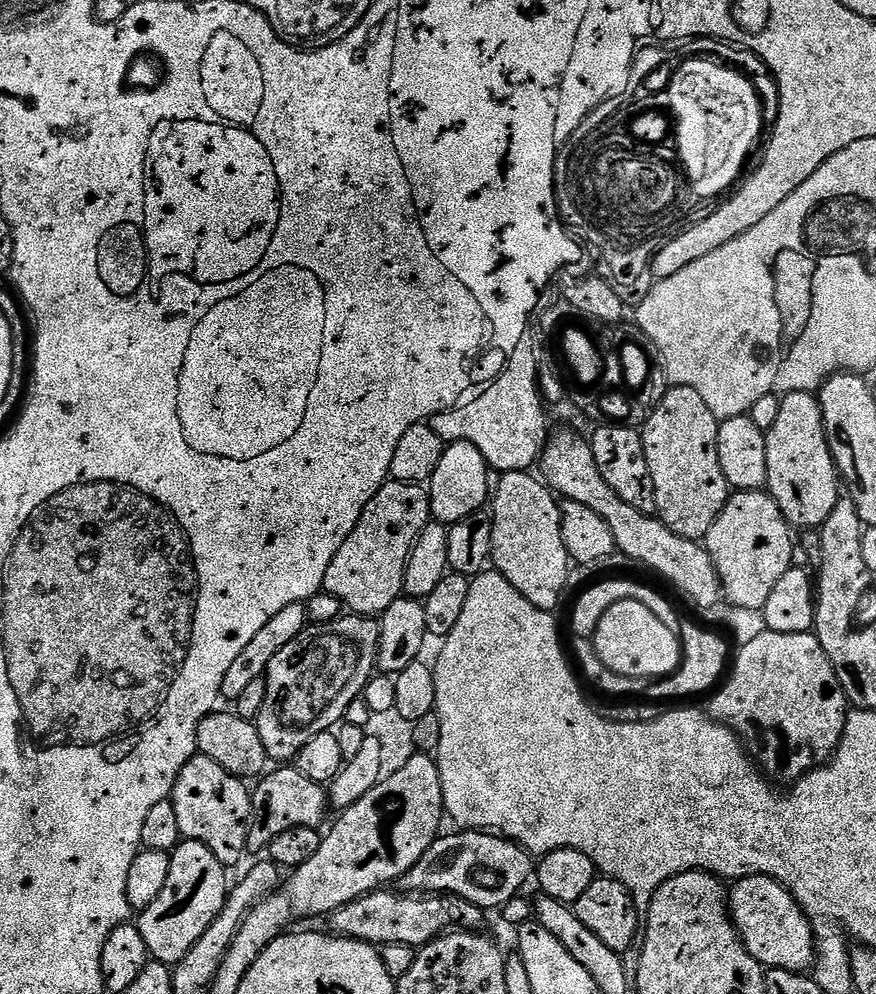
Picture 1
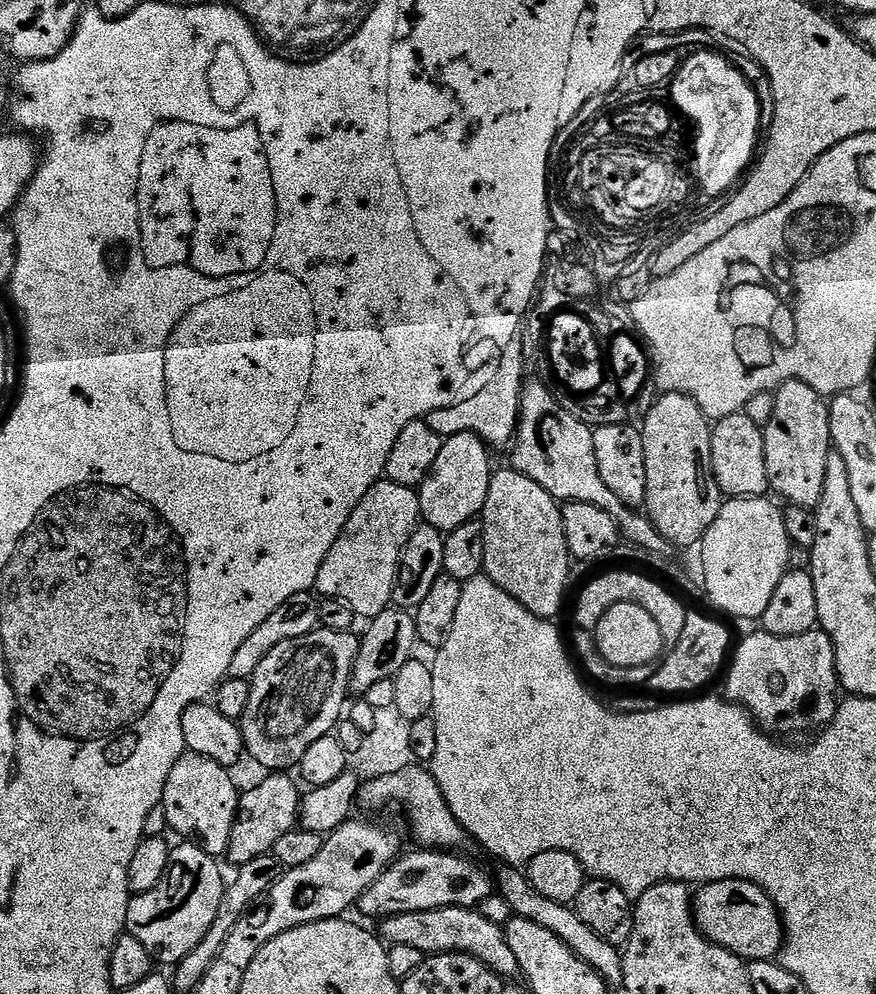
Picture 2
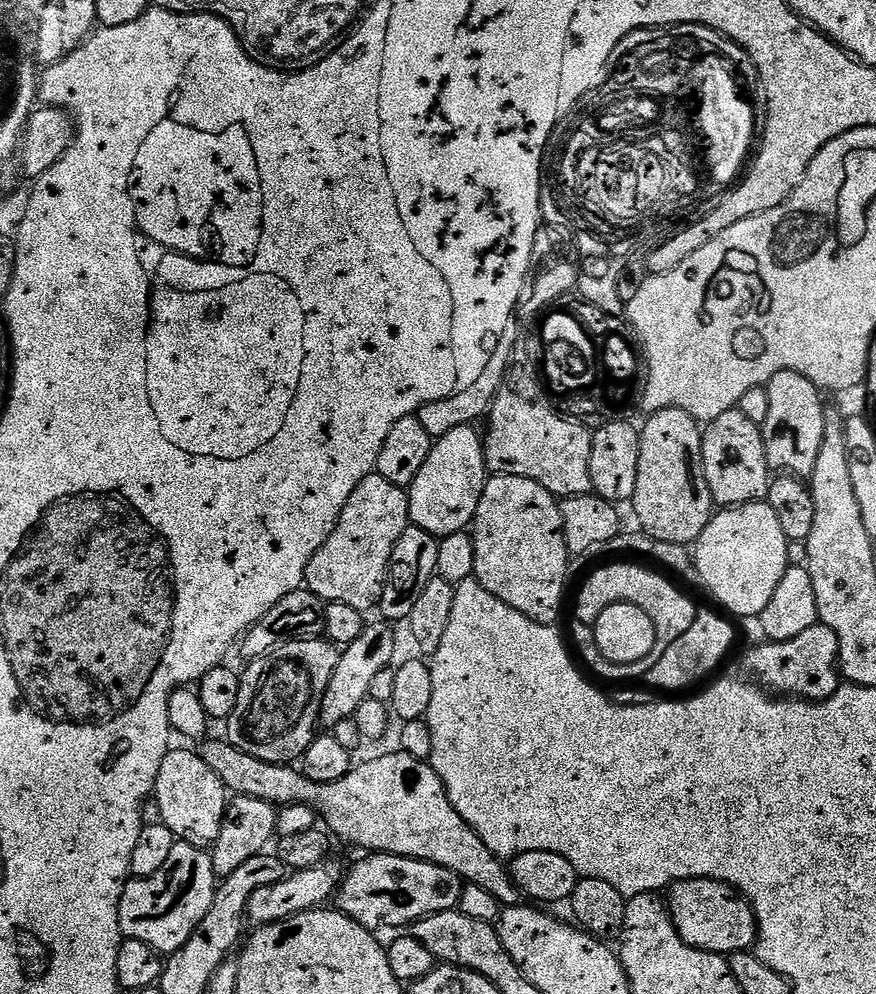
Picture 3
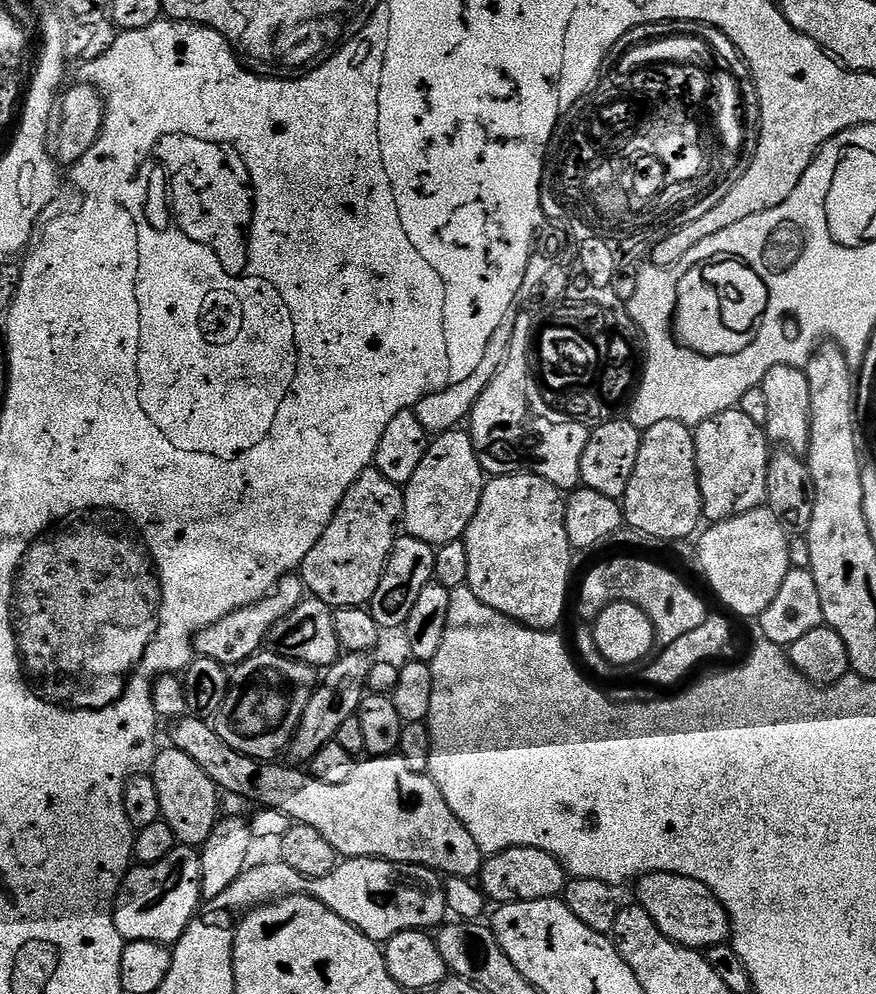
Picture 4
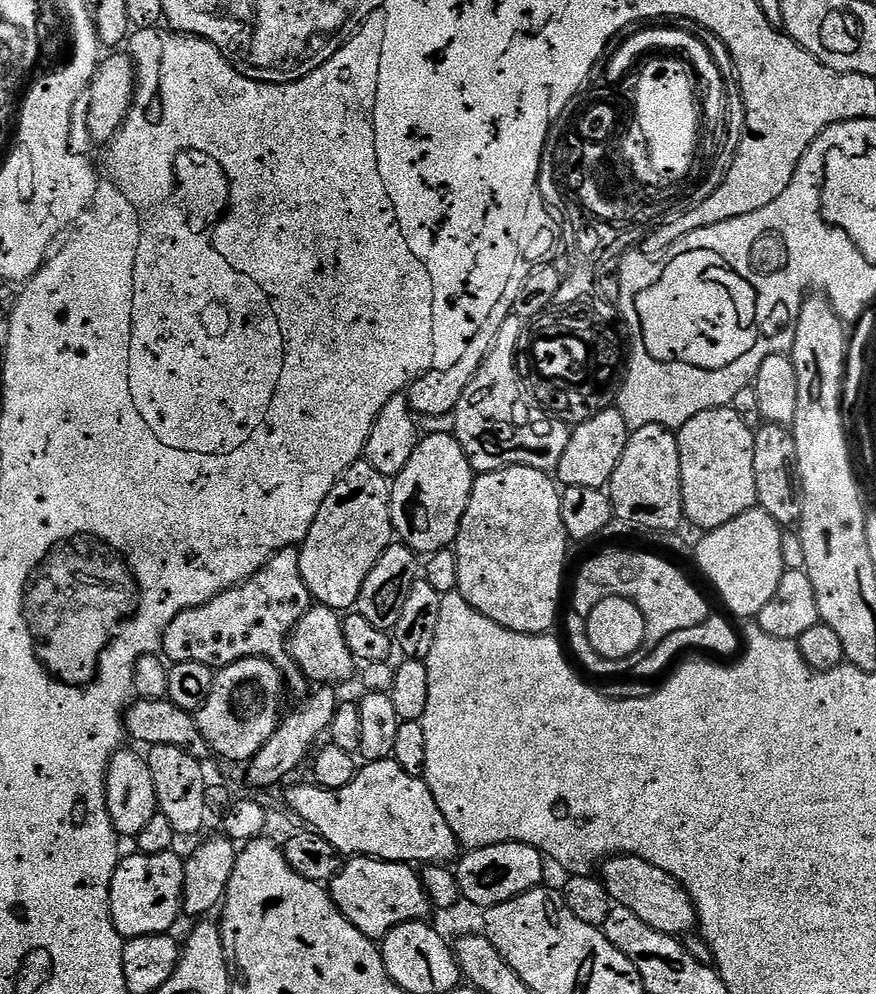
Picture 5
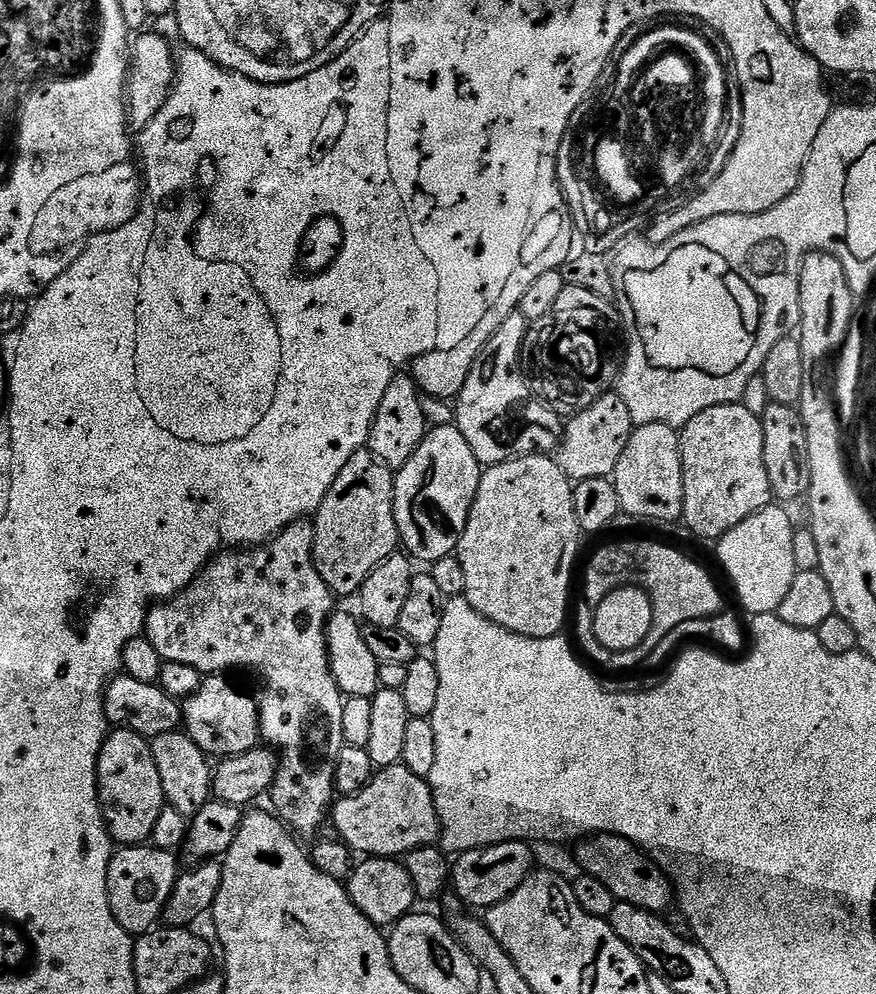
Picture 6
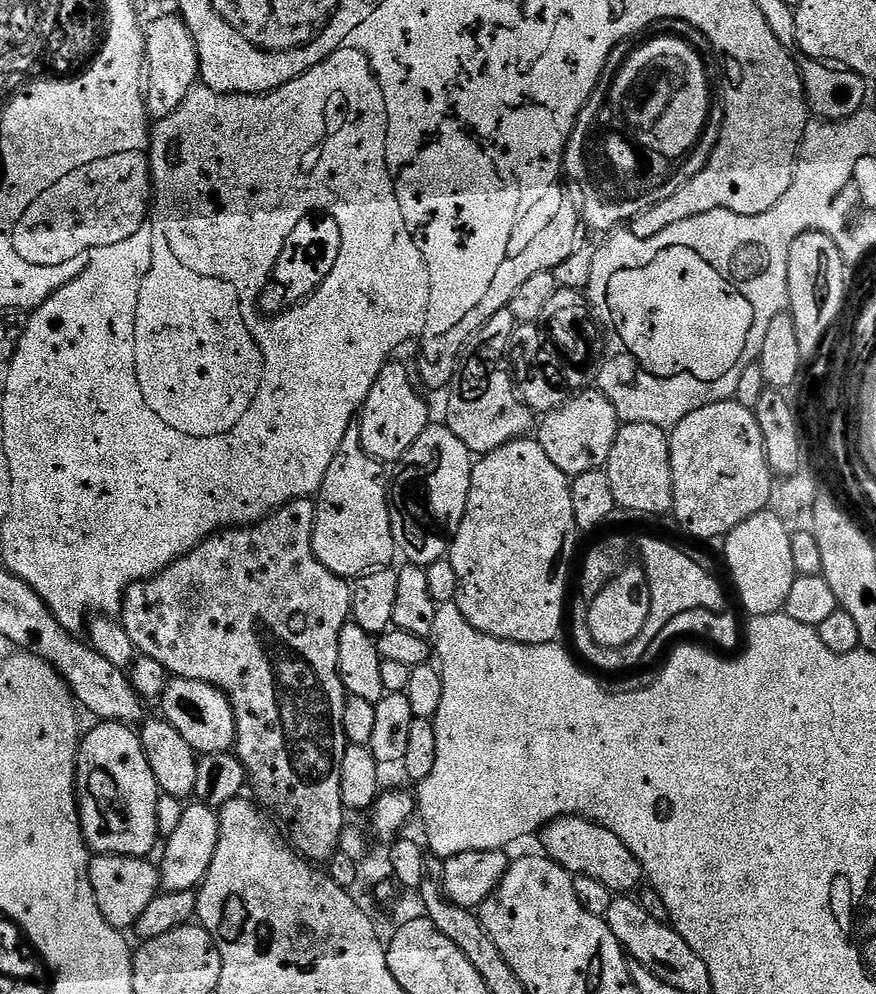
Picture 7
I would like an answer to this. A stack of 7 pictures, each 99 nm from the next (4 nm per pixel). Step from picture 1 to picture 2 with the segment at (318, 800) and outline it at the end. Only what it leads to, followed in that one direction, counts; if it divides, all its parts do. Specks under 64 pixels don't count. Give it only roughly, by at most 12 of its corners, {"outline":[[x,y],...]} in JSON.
{"outline":[[268,774],[240,798],[226,860],[269,855],[300,819],[301,789]]}

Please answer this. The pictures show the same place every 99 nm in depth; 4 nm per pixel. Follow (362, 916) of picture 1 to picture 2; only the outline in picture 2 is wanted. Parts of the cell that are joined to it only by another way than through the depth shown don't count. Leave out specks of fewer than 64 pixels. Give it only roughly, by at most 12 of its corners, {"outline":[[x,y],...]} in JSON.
{"outline":[[476,908],[387,917],[389,945],[465,952],[501,978],[520,976],[503,927]]}

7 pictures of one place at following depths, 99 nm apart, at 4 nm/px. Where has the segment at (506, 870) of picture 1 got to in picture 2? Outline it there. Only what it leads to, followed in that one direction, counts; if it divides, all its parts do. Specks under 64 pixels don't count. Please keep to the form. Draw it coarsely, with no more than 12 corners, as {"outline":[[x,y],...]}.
{"outline":[[405,851],[362,894],[387,918],[476,908],[493,895],[480,864]]}

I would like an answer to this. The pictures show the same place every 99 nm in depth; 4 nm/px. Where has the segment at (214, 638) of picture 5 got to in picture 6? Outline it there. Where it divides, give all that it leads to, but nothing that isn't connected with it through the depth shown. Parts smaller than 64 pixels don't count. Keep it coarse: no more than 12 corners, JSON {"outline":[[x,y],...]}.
{"outline":[[313,521],[224,550],[144,632],[161,661],[253,668],[275,815],[312,836],[342,708]]}

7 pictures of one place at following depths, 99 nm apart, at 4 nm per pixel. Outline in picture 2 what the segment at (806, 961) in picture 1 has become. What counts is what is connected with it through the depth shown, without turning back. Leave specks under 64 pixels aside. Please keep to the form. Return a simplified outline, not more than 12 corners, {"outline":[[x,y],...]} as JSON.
{"outline":[[754,882],[695,893],[703,936],[745,962],[775,961],[784,923]]}

